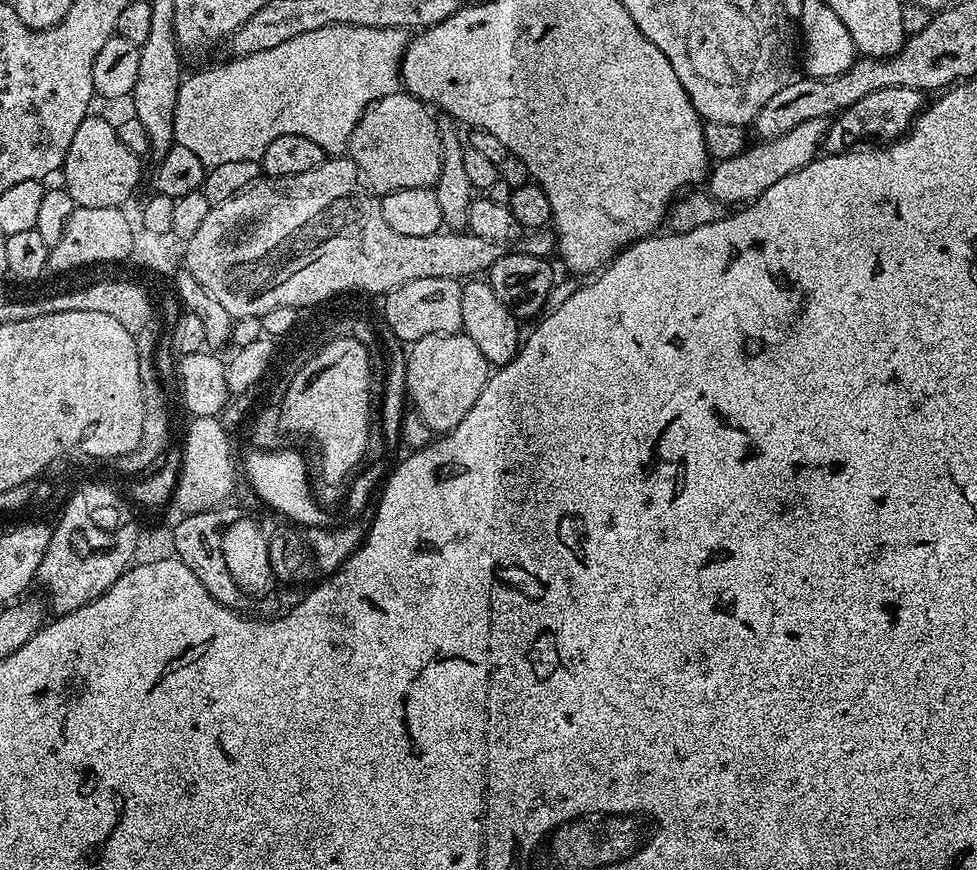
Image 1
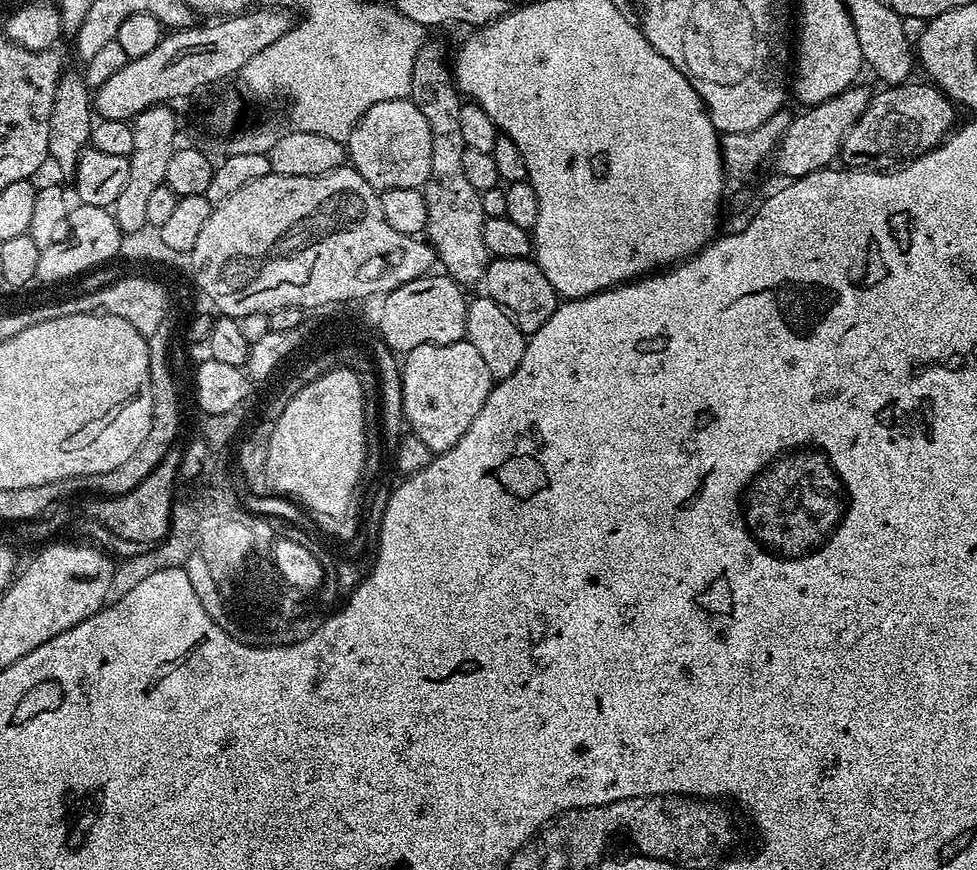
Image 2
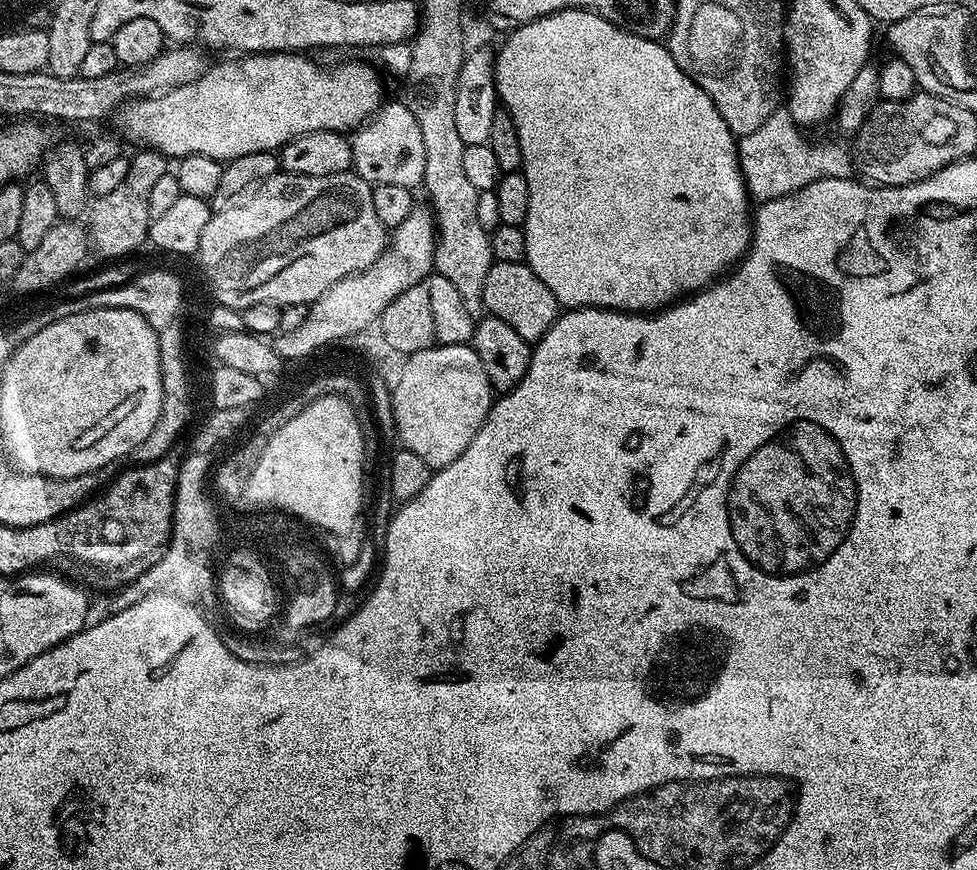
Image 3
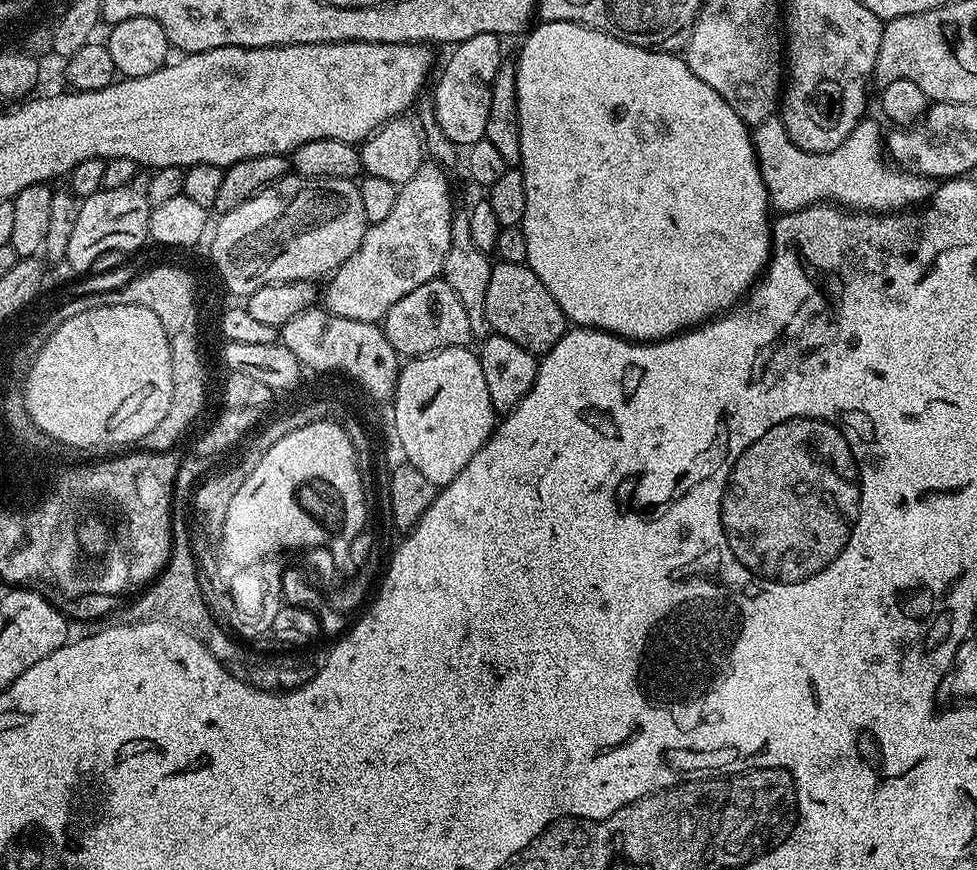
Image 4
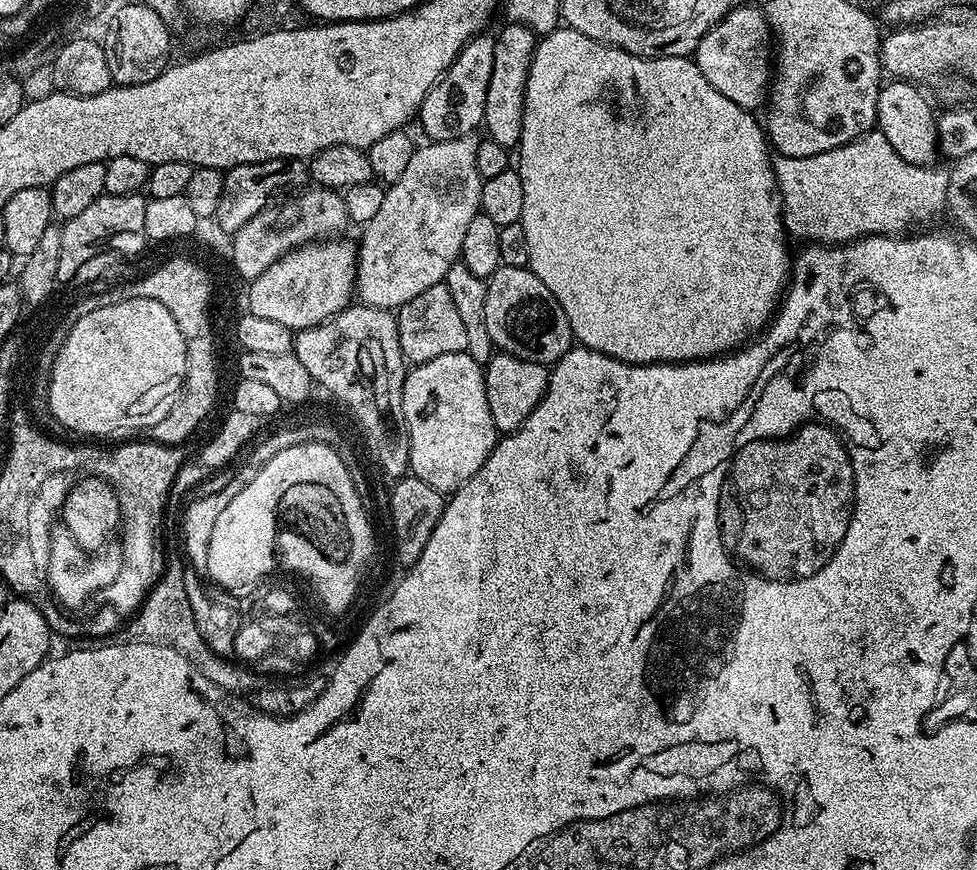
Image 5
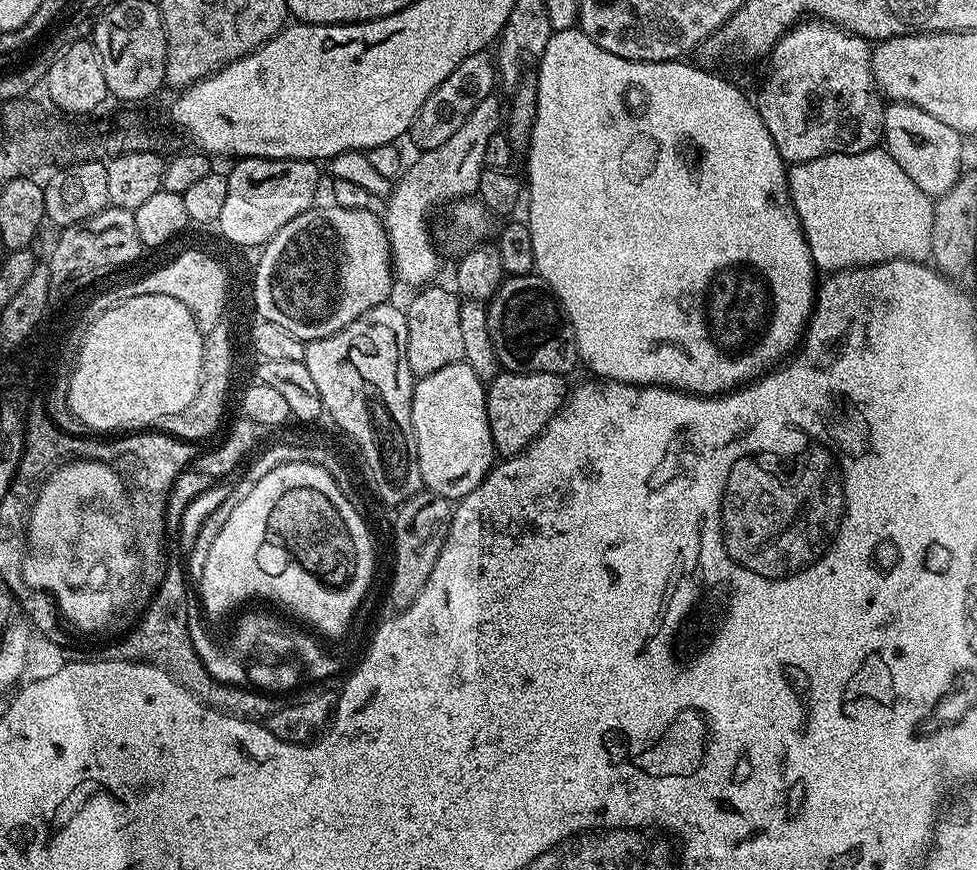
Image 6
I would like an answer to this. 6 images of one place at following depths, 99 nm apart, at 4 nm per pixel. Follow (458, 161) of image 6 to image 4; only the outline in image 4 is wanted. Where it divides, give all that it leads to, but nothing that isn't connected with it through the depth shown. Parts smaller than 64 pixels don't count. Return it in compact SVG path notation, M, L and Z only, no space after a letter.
M426 162L410 178L410 182L399 185L400 193L394 202L394 210L377 224L371 225L364 235L362 246L342 266L332 273L327 281L328 289L323 289L322 304L331 315L342 318L354 318L358 322L380 322L390 306L398 302L398 298L406 298L410 290L422 286L422 282L437 279L444 271L446 250L450 250L450 234L452 233L452 184L443 167L435 162Z

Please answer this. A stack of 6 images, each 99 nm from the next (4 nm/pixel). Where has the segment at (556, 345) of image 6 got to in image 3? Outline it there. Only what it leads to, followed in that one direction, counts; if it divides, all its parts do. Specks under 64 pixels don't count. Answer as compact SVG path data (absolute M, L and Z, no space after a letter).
M495 261L486 274L484 287L484 306L487 315L502 318L506 326L510 326L518 334L518 338L529 342L540 340L550 330L556 317L561 315L562 305L550 294L546 282L528 268L527 263L515 264L514 262Z

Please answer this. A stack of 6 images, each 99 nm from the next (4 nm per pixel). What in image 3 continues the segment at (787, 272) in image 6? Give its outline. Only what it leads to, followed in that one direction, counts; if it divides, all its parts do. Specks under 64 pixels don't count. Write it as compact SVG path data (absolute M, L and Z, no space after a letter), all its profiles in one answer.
M571 8L570 10L555 12L546 18L538 18L538 22L530 22L518 30L507 33L505 40L508 41L501 46L500 53L497 51L494 56L496 94L503 111L510 114L510 118L518 130L518 142L522 142L522 162L524 163L522 171L526 178L526 186L530 186L530 210L526 214L526 222L522 225L524 237L526 238L526 254L524 258L528 268L534 270L534 274L538 274L538 278L542 278L542 282L546 282L547 288L550 289L550 294L554 294L554 298L560 305L568 310L574 308L611 308L618 312L651 314L659 309L668 307L669 304L679 301L689 294L695 293L699 289L708 287L717 277L727 273L733 265L743 260L744 253L748 251L748 246L752 243L752 229L750 227L750 208L748 212L750 197L747 188L744 186L744 175L740 173L740 159L736 156L737 137L732 135L730 126L726 126L722 114L718 114L718 106L714 106L710 94L706 94L706 90L698 87L681 70L678 62L674 62L674 58L668 53L667 47L661 41L647 40L641 36L636 36L633 32L627 32L625 28L611 24L606 18L586 11L585 8Z

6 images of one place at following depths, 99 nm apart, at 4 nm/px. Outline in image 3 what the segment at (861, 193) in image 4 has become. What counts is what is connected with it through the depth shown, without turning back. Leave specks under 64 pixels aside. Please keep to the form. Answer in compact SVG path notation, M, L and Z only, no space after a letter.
M787 107L776 109L758 130L739 137L736 156L740 159L740 173L744 175L744 186L753 201L763 202L789 196L791 192L810 186L810 182L822 178L849 179L854 172L854 156L840 144L811 144L804 140L805 133L794 122Z

